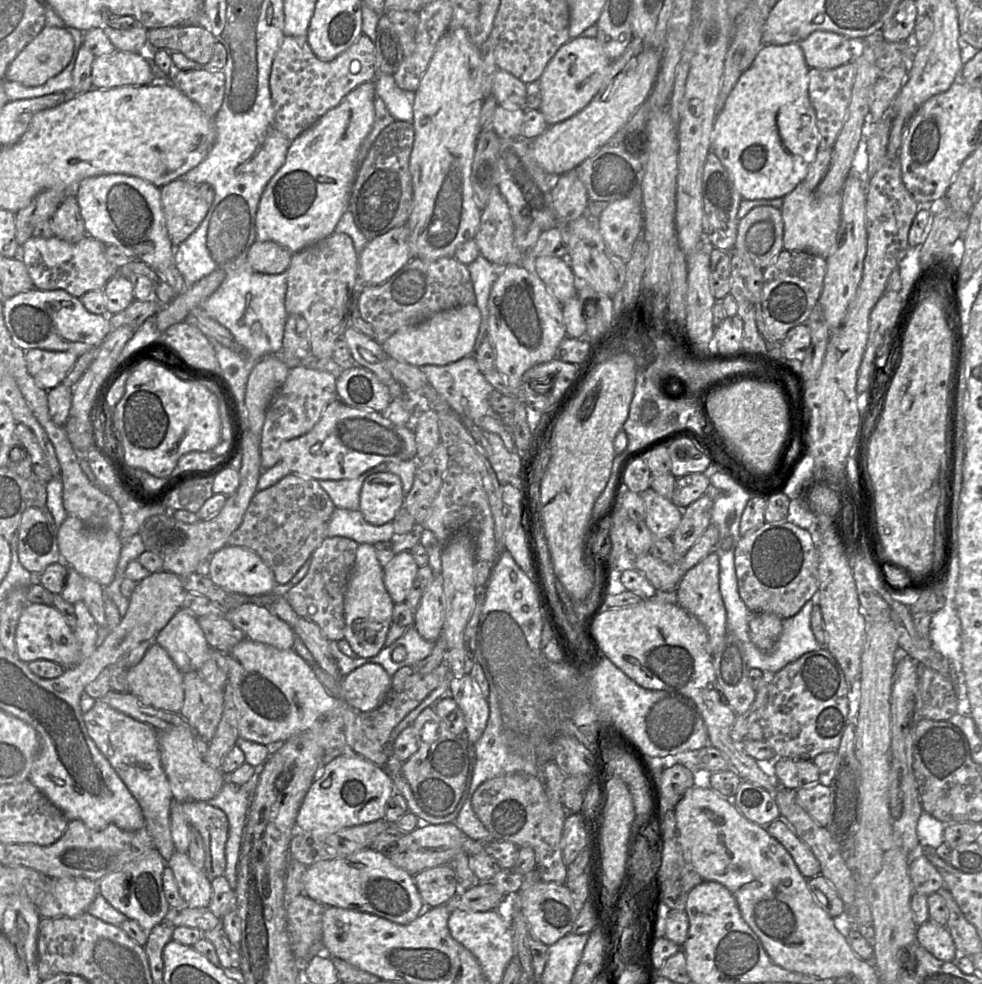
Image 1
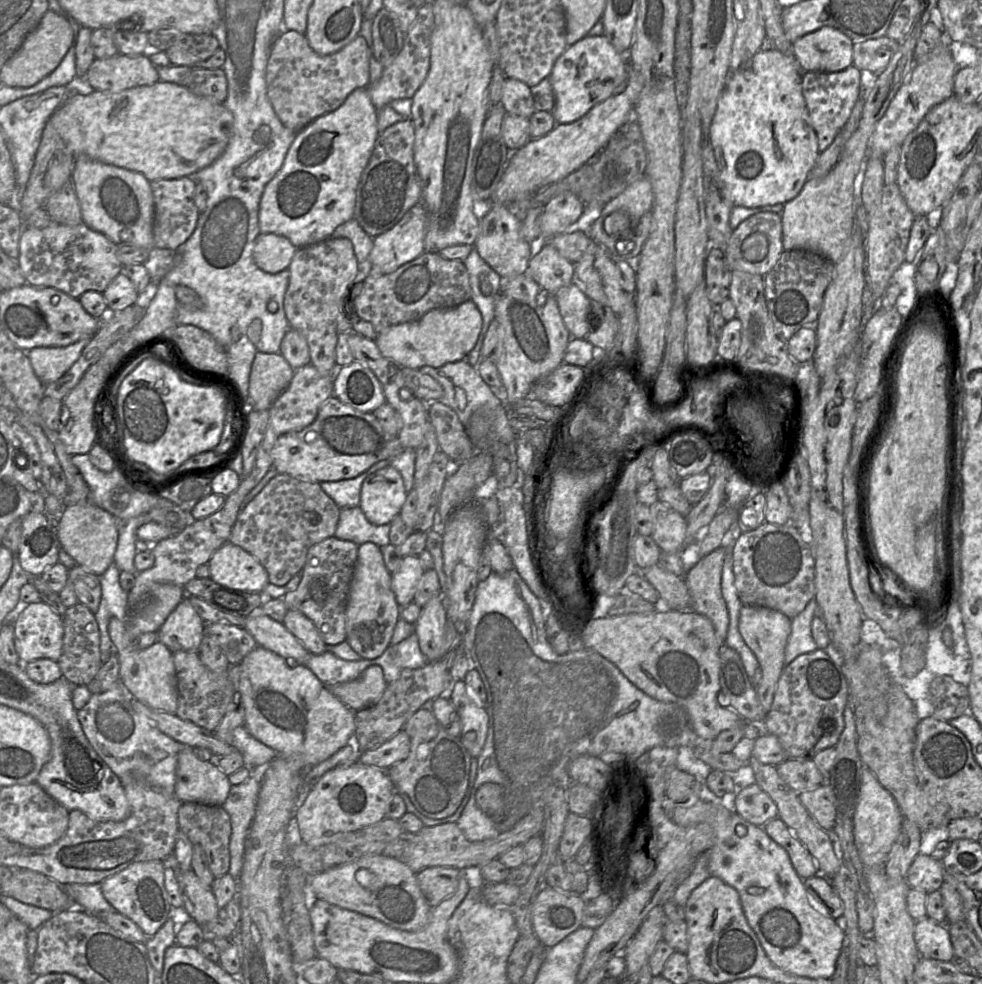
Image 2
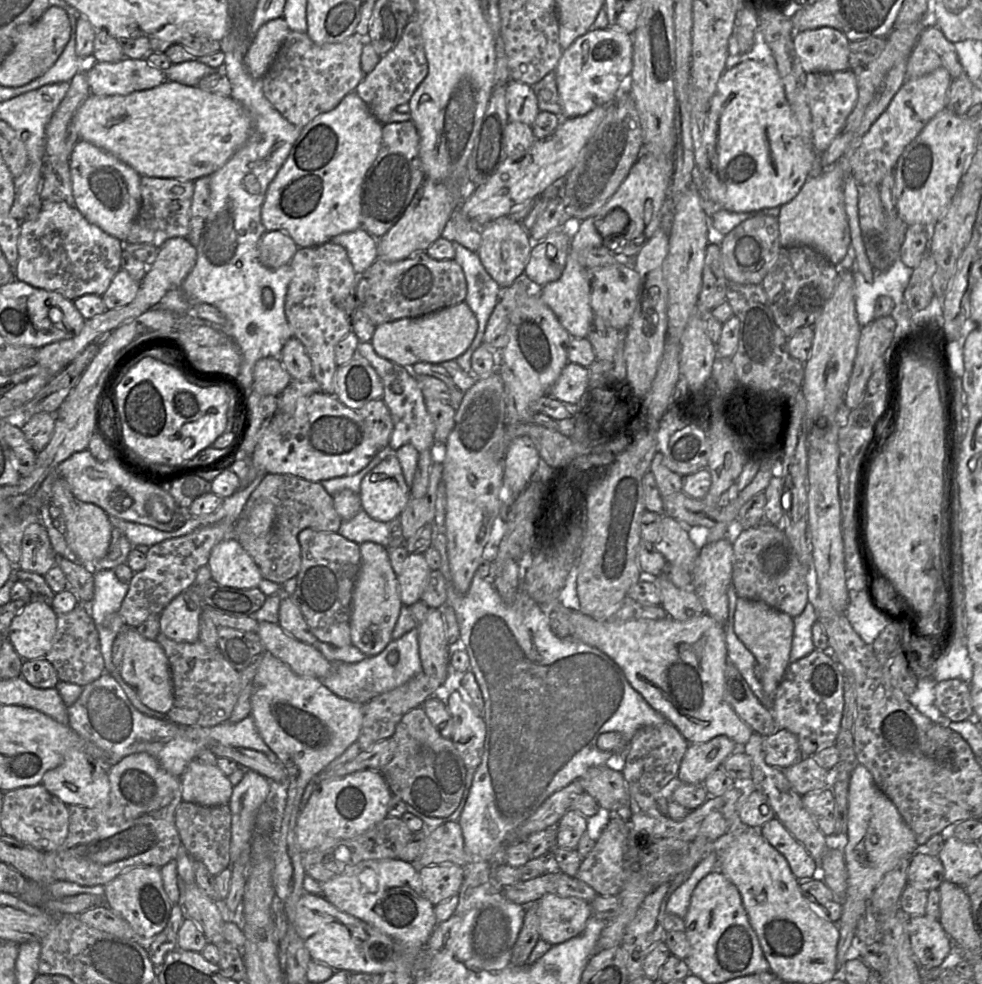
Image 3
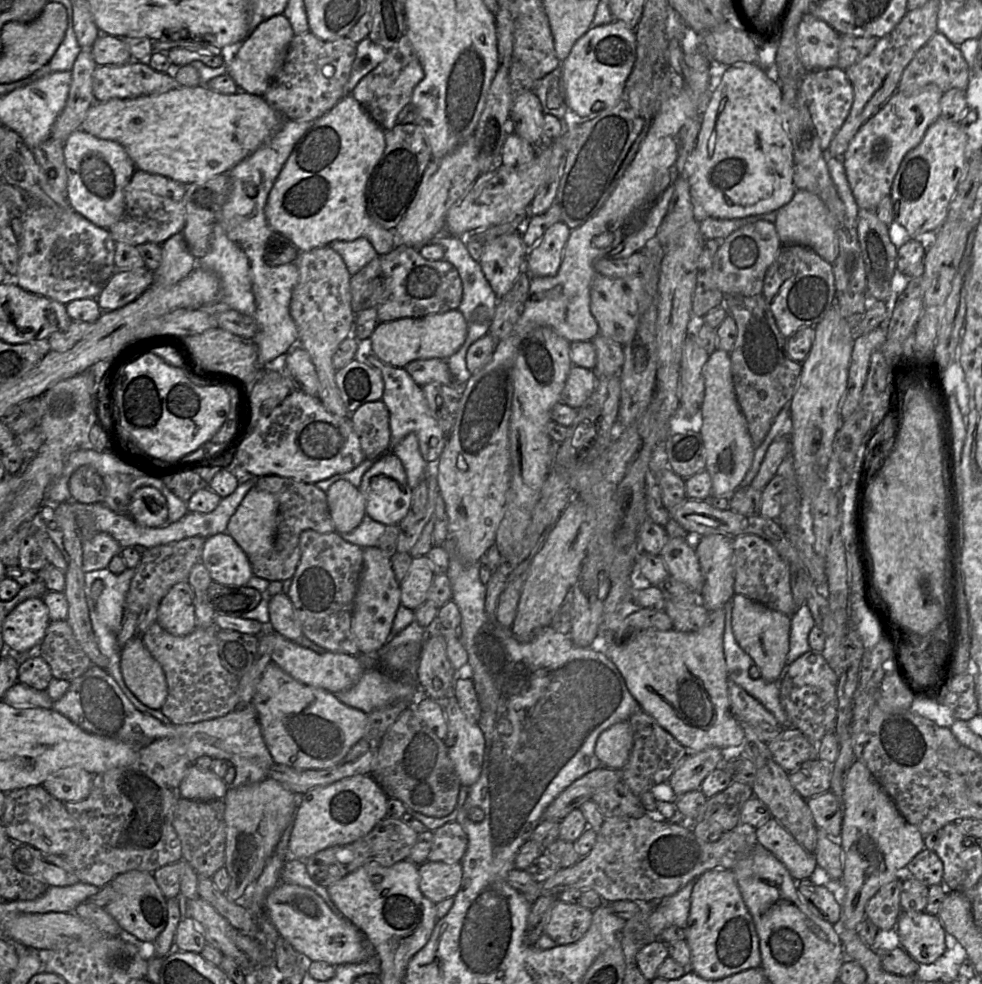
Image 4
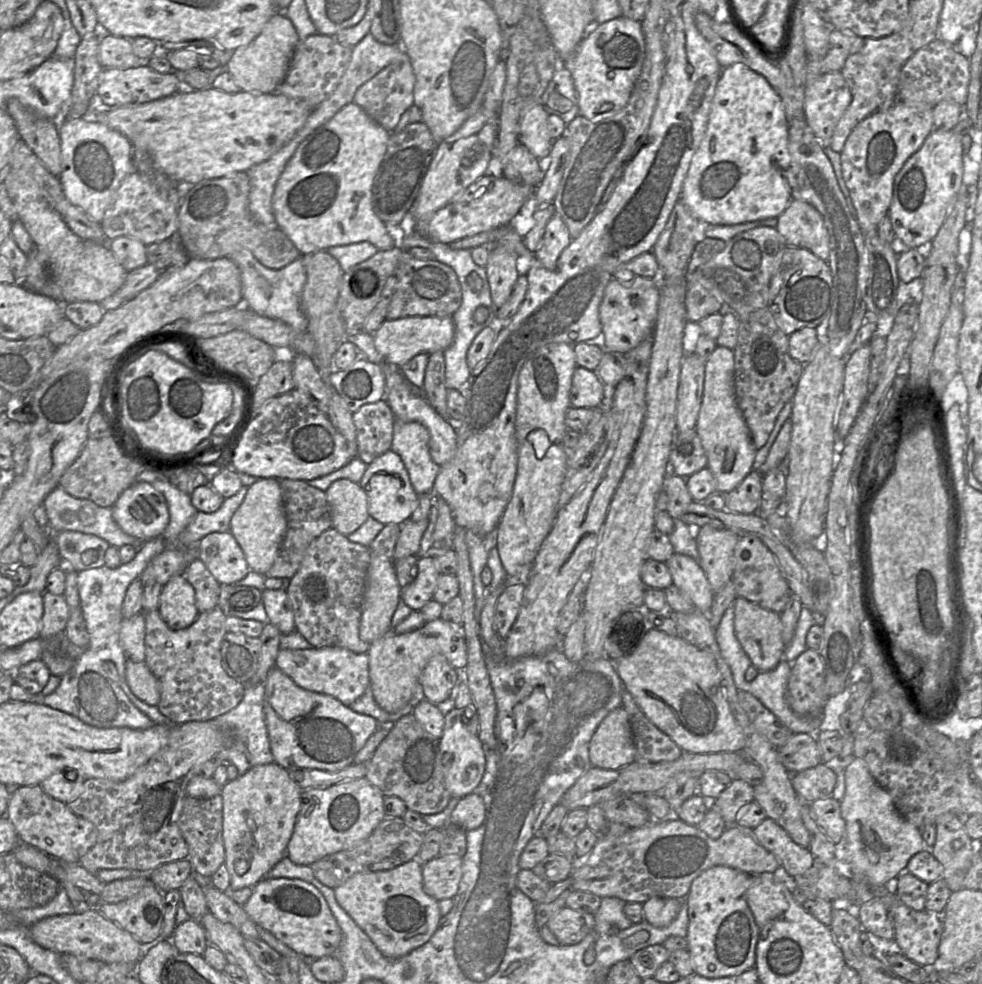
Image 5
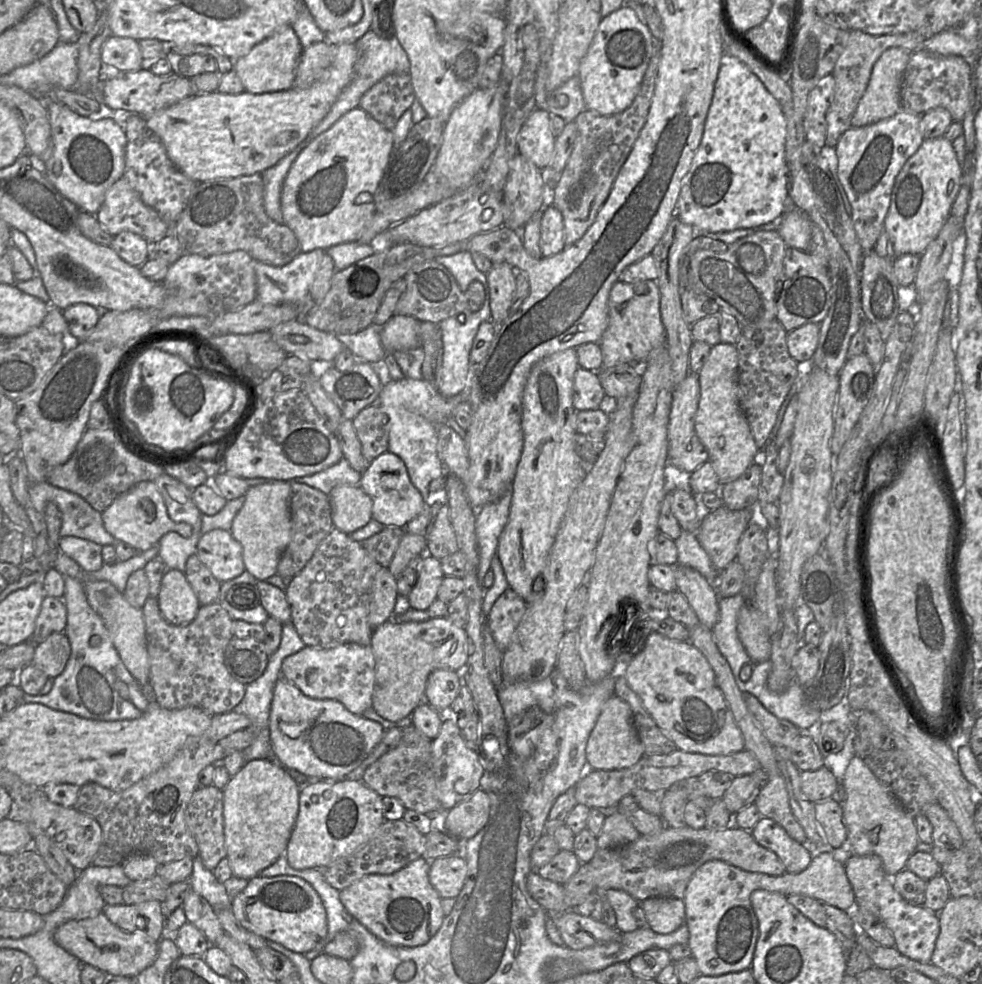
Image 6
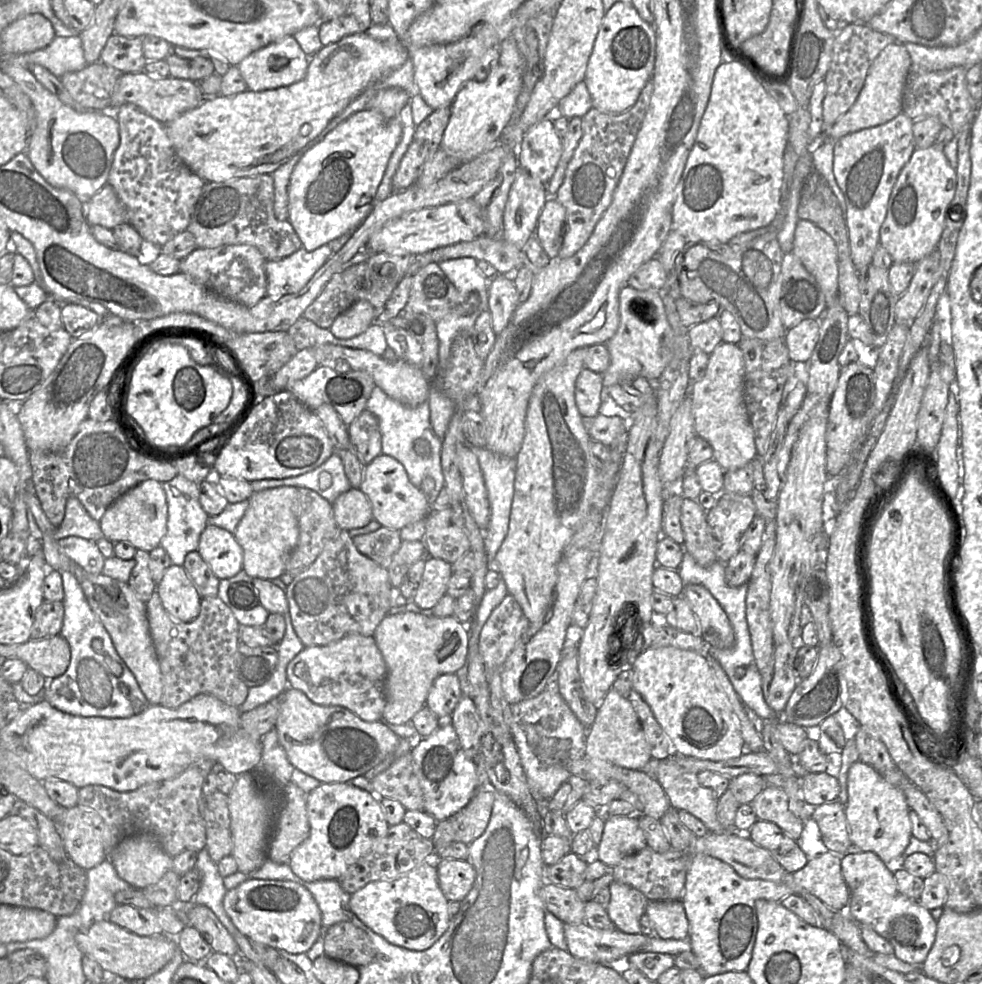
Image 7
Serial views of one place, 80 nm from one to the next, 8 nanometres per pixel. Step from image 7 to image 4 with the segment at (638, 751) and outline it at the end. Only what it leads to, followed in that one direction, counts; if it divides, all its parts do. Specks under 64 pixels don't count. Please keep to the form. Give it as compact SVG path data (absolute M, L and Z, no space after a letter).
M629 721L616 723L604 730L595 745L595 755L602 766L623 769L633 747L633 734Z

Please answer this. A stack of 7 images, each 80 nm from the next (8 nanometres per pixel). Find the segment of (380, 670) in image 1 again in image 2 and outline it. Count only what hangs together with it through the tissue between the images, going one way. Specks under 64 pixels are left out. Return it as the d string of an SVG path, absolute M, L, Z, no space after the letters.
M372 665L355 680L327 687L346 706L357 712L376 704L383 696L387 683L382 668Z

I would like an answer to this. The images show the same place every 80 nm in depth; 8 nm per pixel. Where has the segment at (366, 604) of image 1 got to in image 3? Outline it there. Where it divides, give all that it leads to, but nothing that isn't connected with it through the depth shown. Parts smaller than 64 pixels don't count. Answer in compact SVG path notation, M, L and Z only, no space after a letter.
M373 542L360 544L361 562L355 581L350 617L351 643L367 657L382 652L392 639L392 632L402 606L397 575L391 566L388 548Z

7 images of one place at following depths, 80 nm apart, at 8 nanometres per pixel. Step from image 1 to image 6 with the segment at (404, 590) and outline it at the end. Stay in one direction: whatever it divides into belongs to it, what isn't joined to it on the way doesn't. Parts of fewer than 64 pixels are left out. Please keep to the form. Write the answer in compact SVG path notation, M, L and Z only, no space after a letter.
M422 554L418 580L407 595L410 606L417 610L427 610L436 600L438 589L445 577L441 560L430 554Z

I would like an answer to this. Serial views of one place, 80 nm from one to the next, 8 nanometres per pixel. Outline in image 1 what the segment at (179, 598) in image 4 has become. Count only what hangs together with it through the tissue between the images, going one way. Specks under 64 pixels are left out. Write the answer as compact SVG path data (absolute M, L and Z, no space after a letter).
M185 608L176 612L154 642L167 651L182 673L198 671L211 650L198 618Z

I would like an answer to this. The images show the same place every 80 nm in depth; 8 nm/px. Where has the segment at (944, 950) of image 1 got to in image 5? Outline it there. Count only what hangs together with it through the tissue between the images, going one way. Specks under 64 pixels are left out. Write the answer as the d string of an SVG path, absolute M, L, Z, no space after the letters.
M895 892L890 915L899 951L922 967L931 966L939 956L943 932L941 915L927 910L913 910L905 906Z

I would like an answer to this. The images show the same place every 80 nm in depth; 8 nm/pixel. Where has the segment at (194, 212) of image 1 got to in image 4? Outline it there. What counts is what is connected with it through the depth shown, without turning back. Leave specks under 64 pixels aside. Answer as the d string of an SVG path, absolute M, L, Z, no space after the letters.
M136 169L124 188L125 210L118 222L108 231L115 242L138 246L145 243L162 245L185 226L186 186L162 175Z

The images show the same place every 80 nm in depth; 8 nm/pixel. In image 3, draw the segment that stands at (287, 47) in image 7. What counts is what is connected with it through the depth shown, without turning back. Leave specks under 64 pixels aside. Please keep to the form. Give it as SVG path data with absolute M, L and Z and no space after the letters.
M284 17L270 20L259 28L244 58L252 77L263 79L289 32L290 29Z

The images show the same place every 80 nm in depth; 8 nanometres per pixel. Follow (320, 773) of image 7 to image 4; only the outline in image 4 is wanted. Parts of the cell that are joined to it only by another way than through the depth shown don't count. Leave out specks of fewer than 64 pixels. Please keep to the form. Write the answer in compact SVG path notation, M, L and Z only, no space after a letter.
M271 662L256 687L252 704L260 723L264 742L277 764L303 770L329 769L340 765L351 748L364 738L368 714L342 703L336 695L305 685Z

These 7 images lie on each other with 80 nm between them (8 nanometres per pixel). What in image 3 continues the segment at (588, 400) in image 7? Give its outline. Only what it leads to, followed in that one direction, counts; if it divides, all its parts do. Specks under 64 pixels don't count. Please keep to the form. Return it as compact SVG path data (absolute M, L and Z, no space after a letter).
M568 362L554 385L549 390L551 397L576 406L583 393L589 388L589 369Z

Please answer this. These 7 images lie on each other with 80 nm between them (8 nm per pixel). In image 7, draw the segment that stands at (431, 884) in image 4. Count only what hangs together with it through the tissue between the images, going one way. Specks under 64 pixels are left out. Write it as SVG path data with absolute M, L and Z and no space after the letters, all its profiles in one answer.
M469 860L434 861L439 887L448 901L461 902L473 887L476 871Z

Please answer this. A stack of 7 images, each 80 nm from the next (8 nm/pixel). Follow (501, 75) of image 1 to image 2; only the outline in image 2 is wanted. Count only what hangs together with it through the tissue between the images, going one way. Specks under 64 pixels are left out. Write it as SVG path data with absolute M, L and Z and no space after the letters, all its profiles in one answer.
M505 79L500 103L507 114L529 118L535 112L530 88L520 80Z

